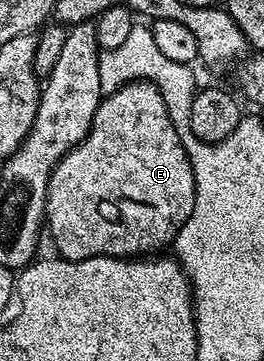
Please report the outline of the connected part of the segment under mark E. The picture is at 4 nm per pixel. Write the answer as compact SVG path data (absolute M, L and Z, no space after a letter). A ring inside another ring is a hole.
M128 81L103 97L86 139L72 147L54 165L46 189L45 225L54 237L59 255L68 260L85 258L134 258L150 256L173 243L180 228L192 216L194 173L177 130L169 119L164 99L152 81Z

